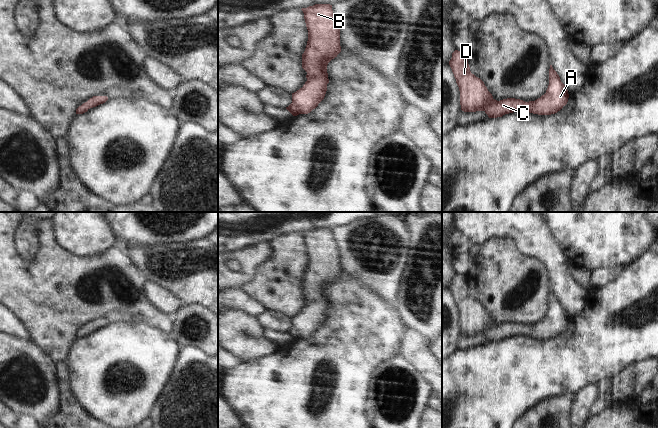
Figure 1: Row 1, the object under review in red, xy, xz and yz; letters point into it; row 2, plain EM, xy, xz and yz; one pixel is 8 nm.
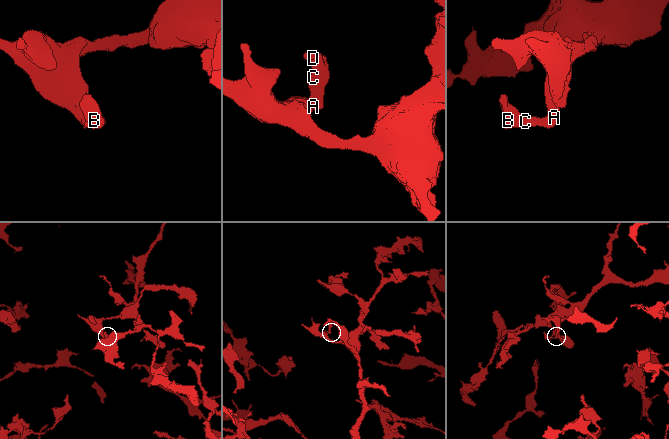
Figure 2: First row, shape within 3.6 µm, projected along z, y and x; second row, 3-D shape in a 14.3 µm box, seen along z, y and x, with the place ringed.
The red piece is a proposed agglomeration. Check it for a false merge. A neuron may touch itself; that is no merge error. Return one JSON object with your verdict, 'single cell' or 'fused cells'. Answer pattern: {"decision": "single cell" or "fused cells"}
{"decision": "single cell"}

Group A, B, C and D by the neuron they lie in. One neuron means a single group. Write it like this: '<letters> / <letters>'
A B C D

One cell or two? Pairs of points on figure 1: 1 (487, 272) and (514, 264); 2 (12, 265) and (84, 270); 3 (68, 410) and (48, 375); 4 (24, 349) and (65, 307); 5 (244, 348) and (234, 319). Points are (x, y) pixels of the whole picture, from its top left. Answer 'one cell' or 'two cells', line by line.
1: one cell
2: one cell
3: two cells
4: two cells
5: one cell

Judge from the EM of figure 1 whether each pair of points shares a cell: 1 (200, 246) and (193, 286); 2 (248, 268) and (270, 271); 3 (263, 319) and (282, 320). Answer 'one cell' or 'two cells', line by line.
1: one cell
2: two cells
3: one cell

